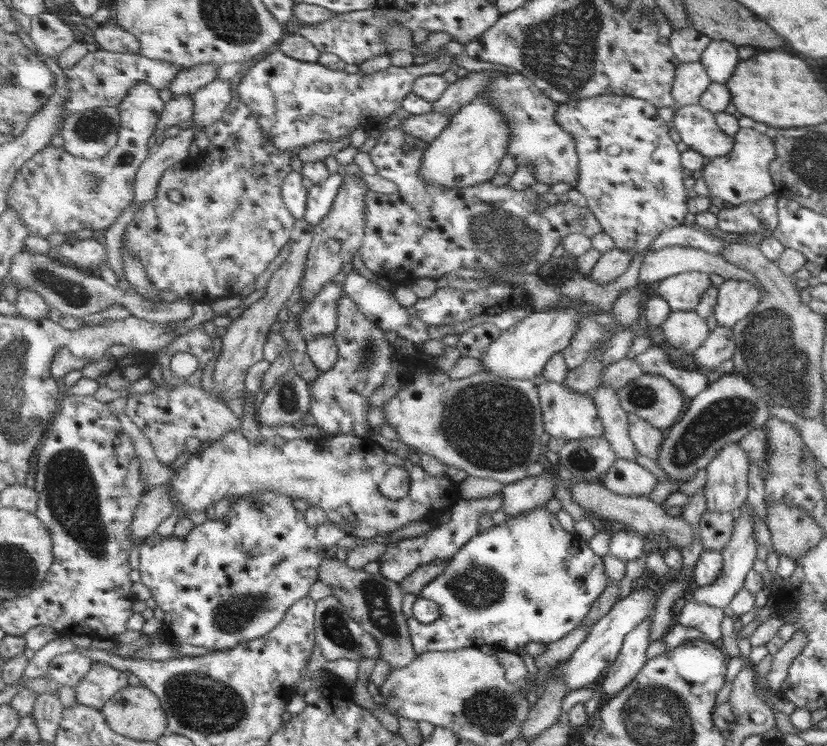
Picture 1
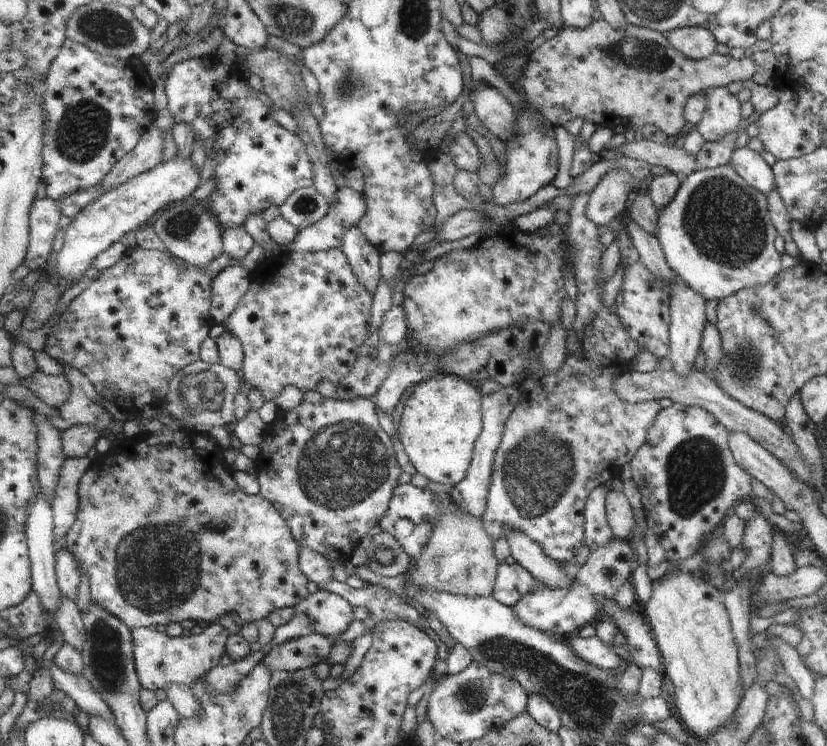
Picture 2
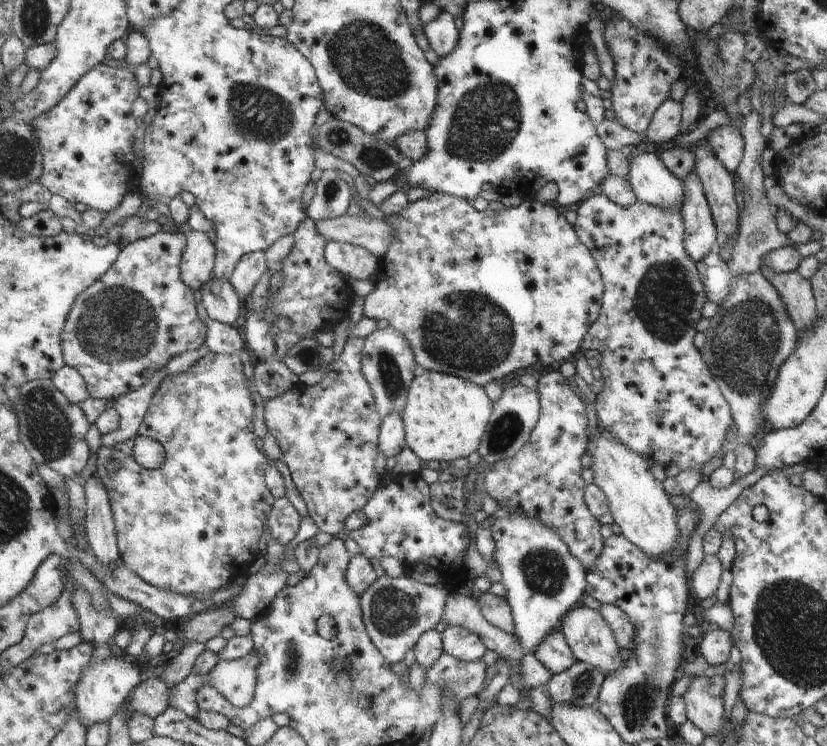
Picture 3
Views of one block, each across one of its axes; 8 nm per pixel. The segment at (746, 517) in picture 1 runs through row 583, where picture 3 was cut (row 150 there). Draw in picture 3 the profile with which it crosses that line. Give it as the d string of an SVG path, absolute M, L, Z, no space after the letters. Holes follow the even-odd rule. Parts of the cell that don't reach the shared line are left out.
M733 126L711 128L705 138L697 140L695 146L707 146L711 154L719 160L728 172L734 172L743 156L741 135Z

